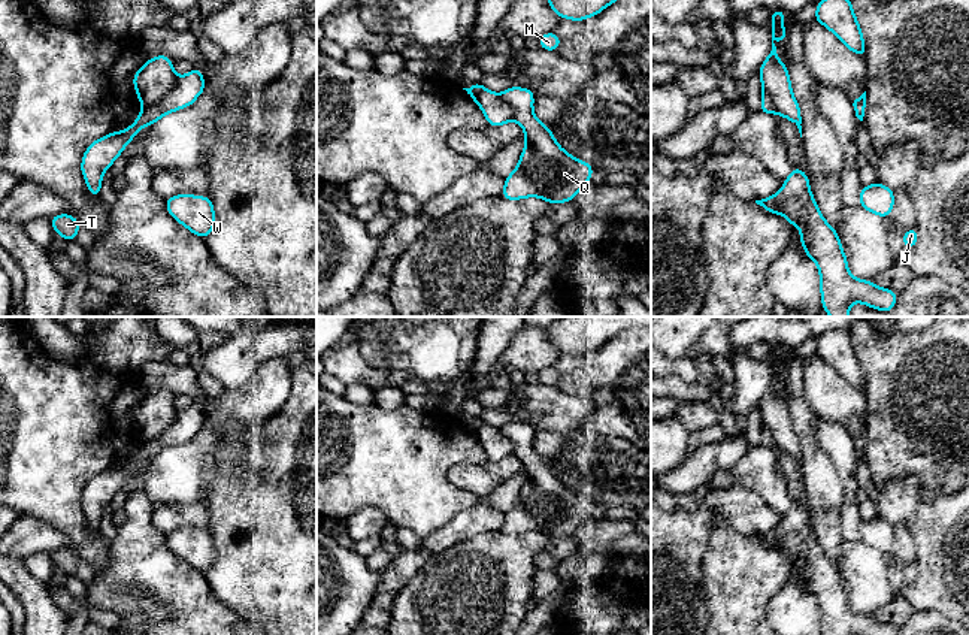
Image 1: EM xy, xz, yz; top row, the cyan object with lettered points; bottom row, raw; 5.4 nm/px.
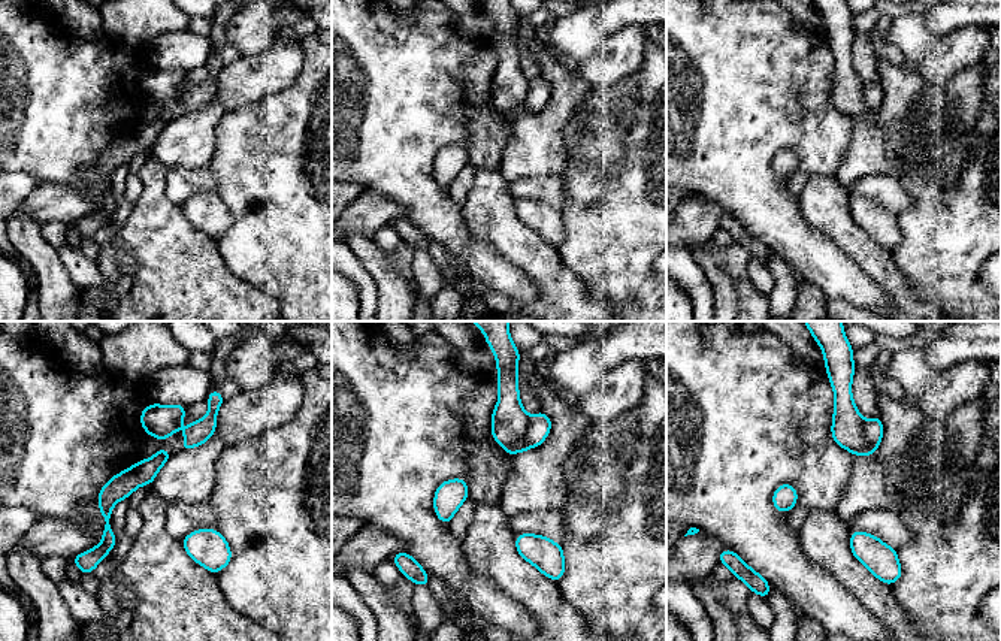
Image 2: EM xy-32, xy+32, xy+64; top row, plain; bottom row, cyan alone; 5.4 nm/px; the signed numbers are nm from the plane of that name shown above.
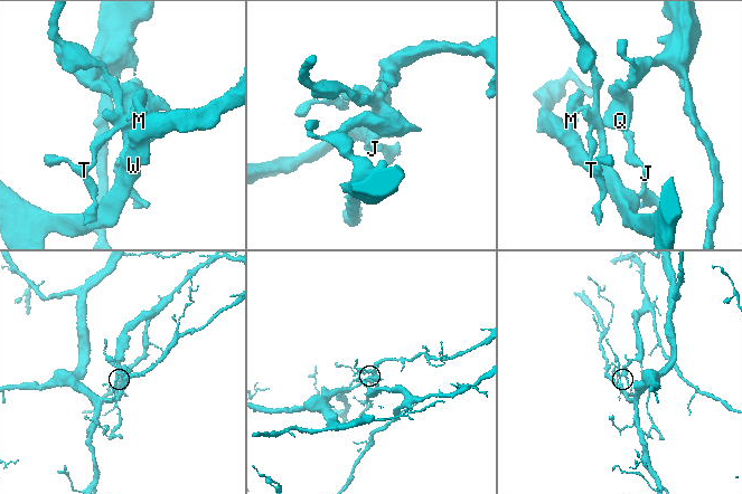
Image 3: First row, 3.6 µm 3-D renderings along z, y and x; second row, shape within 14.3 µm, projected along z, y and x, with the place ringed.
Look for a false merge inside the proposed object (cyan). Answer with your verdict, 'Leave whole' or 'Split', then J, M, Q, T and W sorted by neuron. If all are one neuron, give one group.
Split. Groups: J M W / Q T

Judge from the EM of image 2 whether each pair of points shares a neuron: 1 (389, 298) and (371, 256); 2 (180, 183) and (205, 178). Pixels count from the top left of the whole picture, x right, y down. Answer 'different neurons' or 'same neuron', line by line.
1: same neuron
2: same neuron

